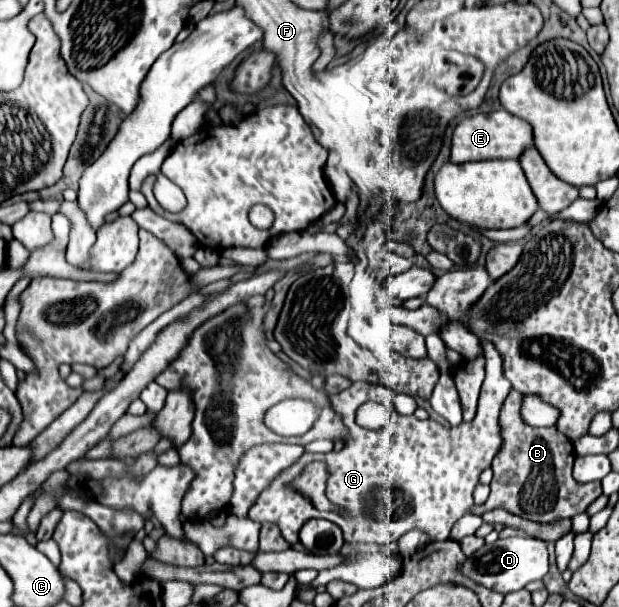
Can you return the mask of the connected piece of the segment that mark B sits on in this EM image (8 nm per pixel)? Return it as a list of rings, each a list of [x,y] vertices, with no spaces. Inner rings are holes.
[[[513,390],[505,402],[505,408],[501,408],[501,416],[499,416],[499,424],[501,424],[501,436],[503,436],[503,448],[495,454],[493,460],[493,480],[491,480],[491,494],[487,498],[485,504],[475,506],[471,510],[471,514],[481,516],[481,512],[489,512],[495,508],[503,508],[515,516],[533,520],[533,522],[555,522],[555,520],[563,520],[563,518],[573,518],[579,512],[585,512],[601,494],[601,482],[587,482],[587,484],[579,484],[575,482],[575,478],[571,476],[571,468],[573,468],[573,456],[575,456],[575,448],[573,442],[567,440],[565,434],[561,434],[557,428],[531,428],[527,424],[523,424],[521,416],[521,394],[517,390]]]

